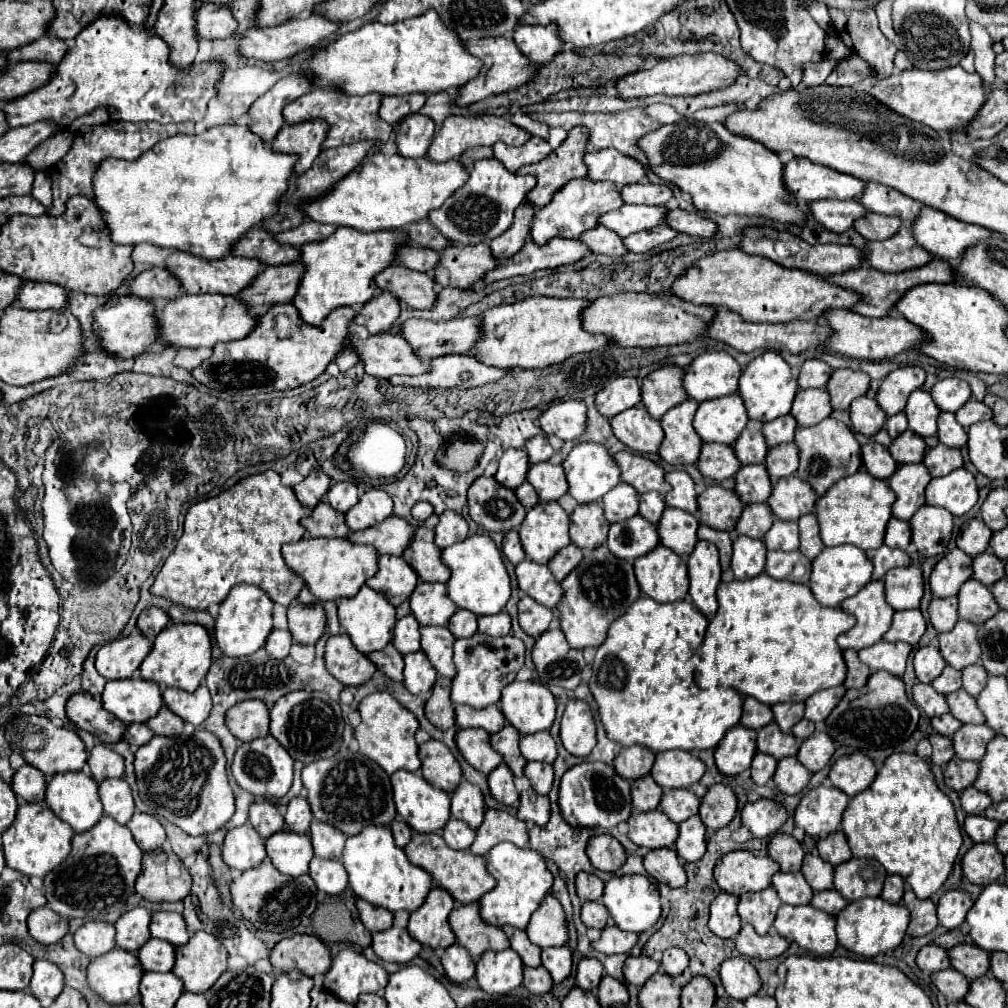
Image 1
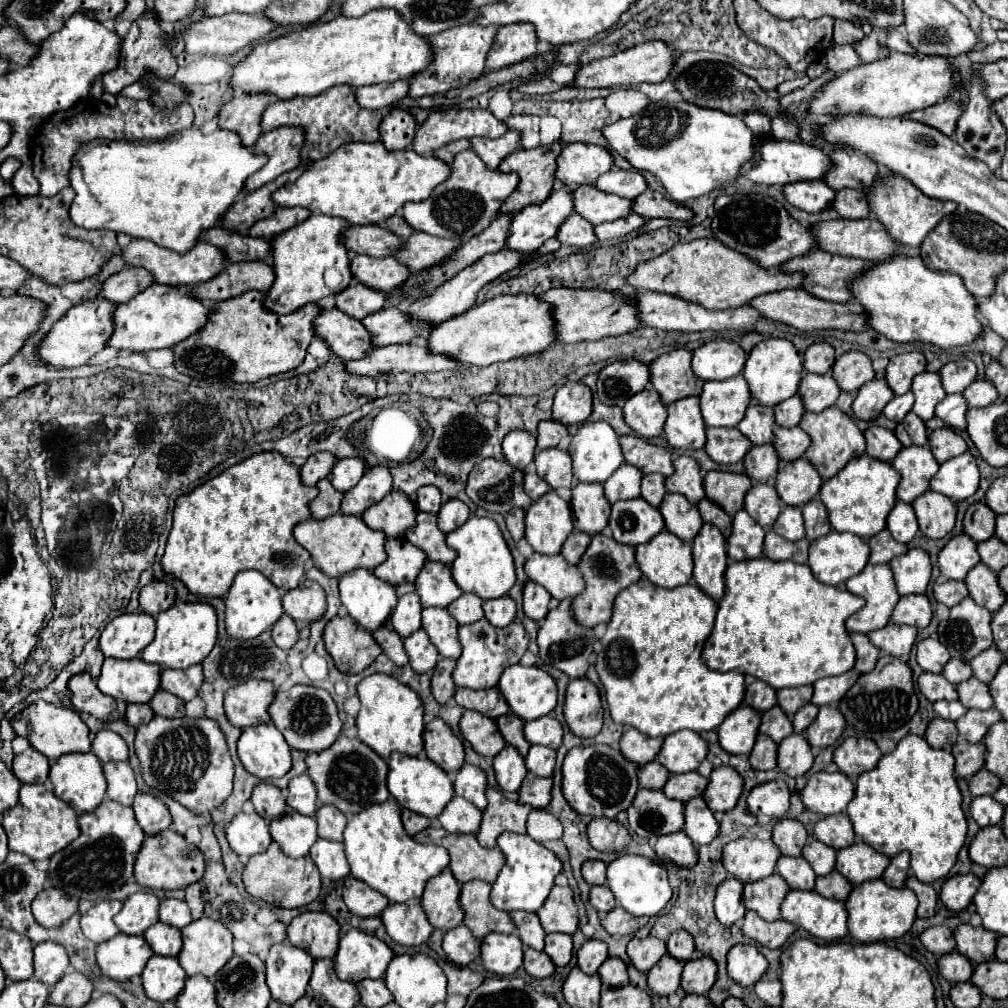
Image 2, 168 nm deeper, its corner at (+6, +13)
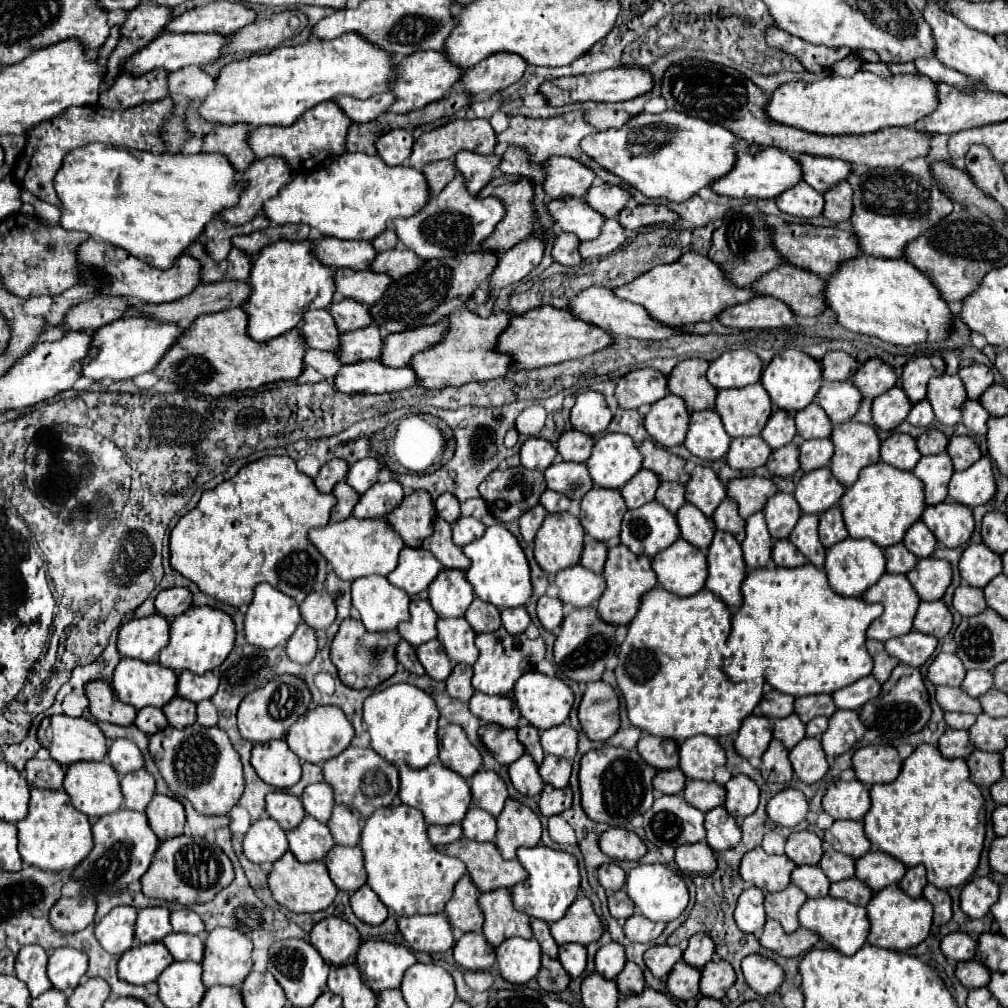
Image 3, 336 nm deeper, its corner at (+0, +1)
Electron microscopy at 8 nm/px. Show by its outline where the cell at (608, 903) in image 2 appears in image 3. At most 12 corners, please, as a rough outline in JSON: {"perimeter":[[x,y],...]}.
{"perimeter":[[623,890],[609,894],[609,912],[619,922],[635,912]]}

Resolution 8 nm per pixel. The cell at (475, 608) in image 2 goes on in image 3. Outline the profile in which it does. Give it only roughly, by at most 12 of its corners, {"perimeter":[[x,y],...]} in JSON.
{"perimeter":[[473,600],[465,612],[471,628],[493,632],[501,626],[499,610]]}

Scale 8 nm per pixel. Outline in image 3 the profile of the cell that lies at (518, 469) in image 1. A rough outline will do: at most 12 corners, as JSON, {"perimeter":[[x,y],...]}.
{"perimeter":[[529,438],[521,446],[521,466],[545,472],[555,446],[543,438]]}

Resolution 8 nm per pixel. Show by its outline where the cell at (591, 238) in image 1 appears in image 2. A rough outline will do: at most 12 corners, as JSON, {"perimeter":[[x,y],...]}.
{"perimeter":[[571,214],[555,238],[565,246],[585,248],[597,240],[583,216]]}

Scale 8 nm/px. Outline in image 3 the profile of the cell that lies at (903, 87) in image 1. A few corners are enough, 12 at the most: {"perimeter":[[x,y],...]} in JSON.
{"perimeter":[[923,74],[827,76],[775,90],[767,114],[841,136],[913,126],[937,104]]}

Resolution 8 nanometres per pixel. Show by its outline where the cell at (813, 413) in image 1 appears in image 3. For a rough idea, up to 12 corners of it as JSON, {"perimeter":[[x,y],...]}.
{"perimeter":[[823,382],[815,402],[837,426],[857,412],[851,382]]}

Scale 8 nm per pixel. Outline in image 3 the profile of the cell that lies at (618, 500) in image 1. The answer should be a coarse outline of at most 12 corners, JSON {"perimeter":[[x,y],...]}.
{"perimeter":[[641,470],[621,488],[627,508],[651,502],[659,480]]}

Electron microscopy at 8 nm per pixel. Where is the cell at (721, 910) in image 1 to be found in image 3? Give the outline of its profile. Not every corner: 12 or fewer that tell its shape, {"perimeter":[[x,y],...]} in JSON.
{"perimeter":[[745,888],[733,912],[741,932],[765,924],[763,892]]}

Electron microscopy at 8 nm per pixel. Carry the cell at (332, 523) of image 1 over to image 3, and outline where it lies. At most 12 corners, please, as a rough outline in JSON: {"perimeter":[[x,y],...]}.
{"perimeter":[[337,482],[333,496],[337,504],[331,510],[331,522],[351,516],[359,502],[357,492],[347,482]]}

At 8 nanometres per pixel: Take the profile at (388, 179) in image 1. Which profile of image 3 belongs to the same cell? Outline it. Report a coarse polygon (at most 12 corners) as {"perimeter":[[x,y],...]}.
{"perimeter":[[347,152],[267,200],[273,224],[373,240],[431,198],[413,166]]}

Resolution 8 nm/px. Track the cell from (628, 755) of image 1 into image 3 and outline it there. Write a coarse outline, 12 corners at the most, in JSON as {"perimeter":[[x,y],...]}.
{"perimeter":[[641,736],[641,758],[657,768],[677,768],[677,744]]}

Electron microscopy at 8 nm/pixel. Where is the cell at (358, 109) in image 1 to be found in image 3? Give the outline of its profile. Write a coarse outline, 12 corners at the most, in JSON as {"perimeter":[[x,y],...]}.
{"perimeter":[[333,100],[291,126],[257,126],[257,158],[293,170],[341,156],[351,118]]}

